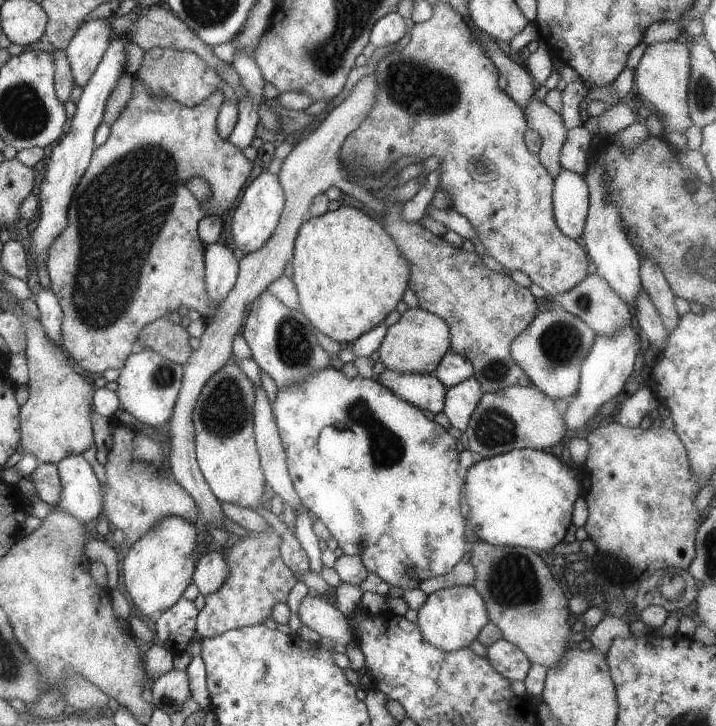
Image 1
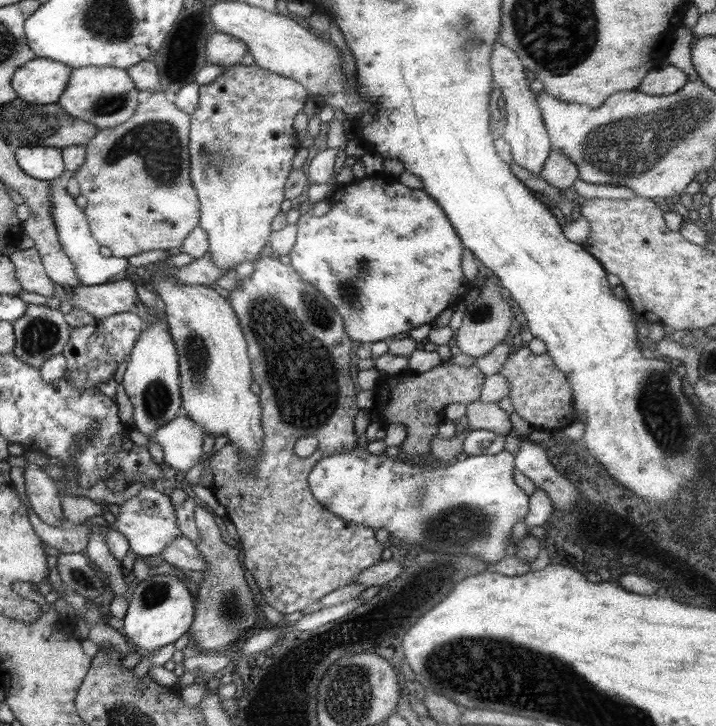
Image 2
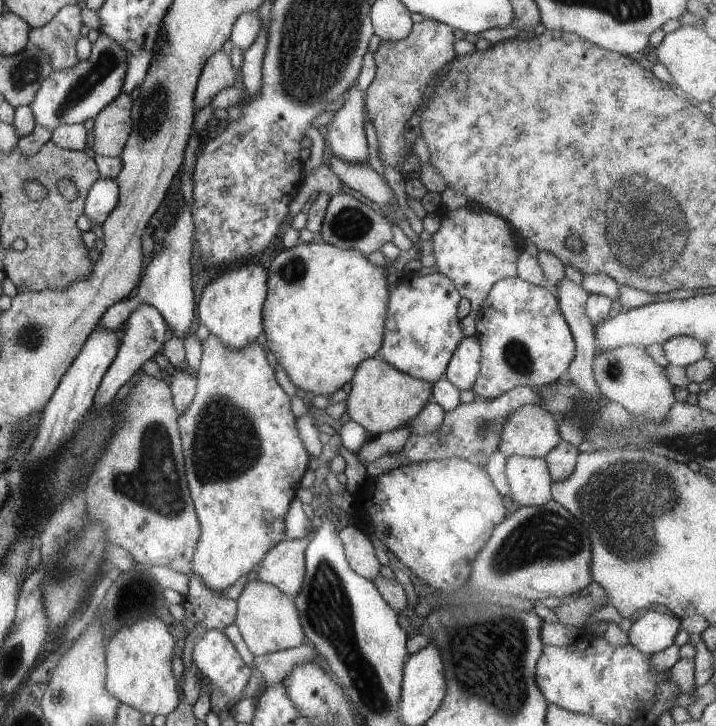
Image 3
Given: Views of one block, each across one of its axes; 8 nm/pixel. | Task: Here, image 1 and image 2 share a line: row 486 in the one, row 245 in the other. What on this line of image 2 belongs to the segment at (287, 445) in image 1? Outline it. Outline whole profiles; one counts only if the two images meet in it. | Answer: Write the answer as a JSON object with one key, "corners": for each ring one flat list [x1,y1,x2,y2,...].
{"corners":[[389,177,383,180,367,180,361,178,361,182,349,182,347,190,334,190,331,198,330,209,321,217,310,214,306,209,302,209,302,213,296,224,296,239,292,249,288,252,291,266,297,271,297,274,312,284,337,311,337,316,341,316,343,321,343,332,347,334,347,338,356,340,360,343,375,343,380,340,390,340,394,335,399,333,408,333,408,331,422,325,431,325,431,322,443,312,445,308,452,309,453,306,462,302,463,296,472,287,470,283,463,277,460,267,461,248,459,238,455,236,455,230,451,228,448,218,443,216,444,212,439,205,433,200,423,189,407,188,397,181,389,182]]}

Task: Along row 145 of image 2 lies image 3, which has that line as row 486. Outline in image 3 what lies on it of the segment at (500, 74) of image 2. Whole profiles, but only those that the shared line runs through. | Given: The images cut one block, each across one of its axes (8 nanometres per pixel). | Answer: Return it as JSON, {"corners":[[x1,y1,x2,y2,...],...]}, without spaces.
{"corners":[[506,457,504,475,509,496,516,506,541,506,551,501,549,476,545,458]]}

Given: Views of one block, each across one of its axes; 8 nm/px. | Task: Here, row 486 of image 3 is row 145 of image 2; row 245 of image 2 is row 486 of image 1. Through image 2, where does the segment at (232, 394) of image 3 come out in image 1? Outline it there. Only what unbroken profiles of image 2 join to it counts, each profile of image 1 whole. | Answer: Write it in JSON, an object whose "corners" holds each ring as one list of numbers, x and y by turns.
{"corners":[[227,361,211,374,201,387,193,407,192,425,197,466,215,498,219,502,227,502,227,504,235,504,235,506,243,506,243,508,251,508,255,511,259,504,266,504,263,497,265,479,253,432,253,398,255,398,253,383,235,362]]}

